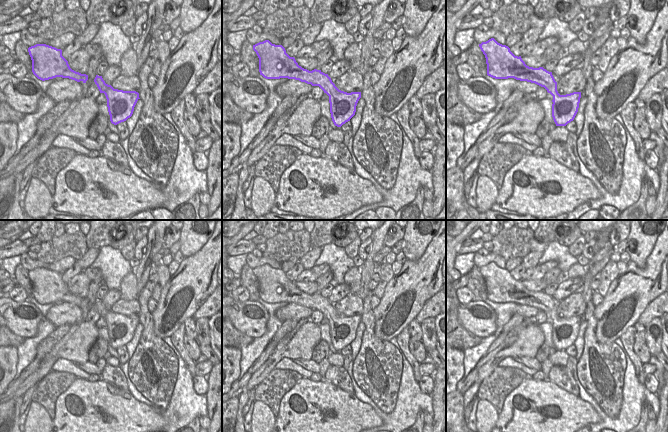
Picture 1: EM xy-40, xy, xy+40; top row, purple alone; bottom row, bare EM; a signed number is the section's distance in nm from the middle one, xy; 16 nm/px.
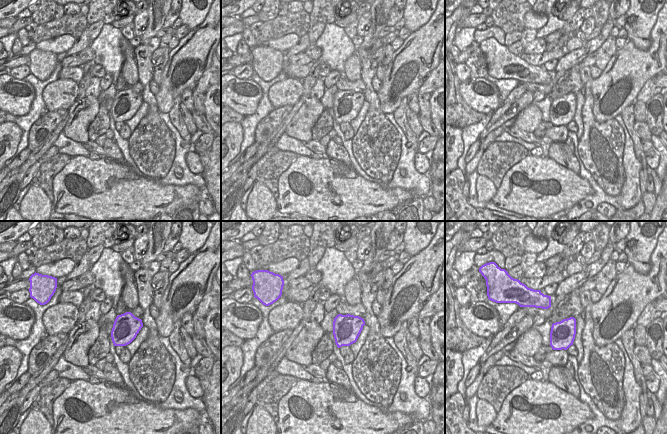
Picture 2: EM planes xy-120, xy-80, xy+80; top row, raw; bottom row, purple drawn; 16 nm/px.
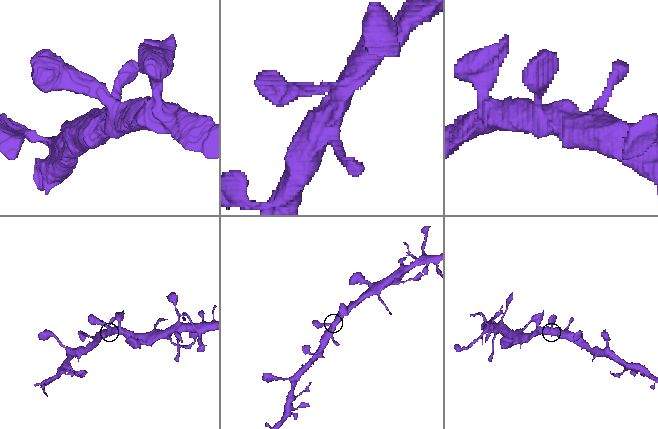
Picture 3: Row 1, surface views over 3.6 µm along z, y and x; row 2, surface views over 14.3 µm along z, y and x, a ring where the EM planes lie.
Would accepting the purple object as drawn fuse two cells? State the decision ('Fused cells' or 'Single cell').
Single cell.

